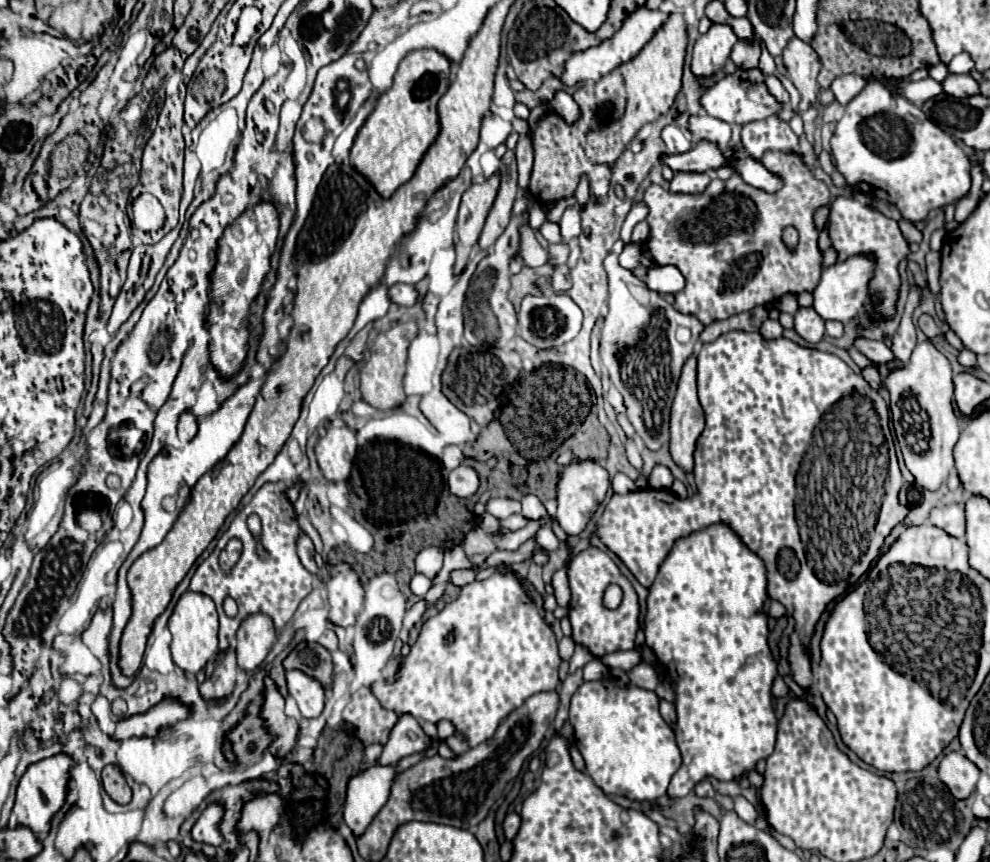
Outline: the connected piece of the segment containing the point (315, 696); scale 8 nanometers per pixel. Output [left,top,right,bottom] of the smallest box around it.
[286,671,324,717]

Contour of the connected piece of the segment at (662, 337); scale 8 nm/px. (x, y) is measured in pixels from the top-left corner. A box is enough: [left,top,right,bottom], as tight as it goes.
[600,251,704,451]

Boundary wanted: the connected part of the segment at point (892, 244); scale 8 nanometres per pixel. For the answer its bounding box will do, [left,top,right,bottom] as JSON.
[830,195,910,317]

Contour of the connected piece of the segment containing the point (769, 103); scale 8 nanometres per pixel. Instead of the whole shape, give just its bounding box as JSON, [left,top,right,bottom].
[700,67,782,125]

